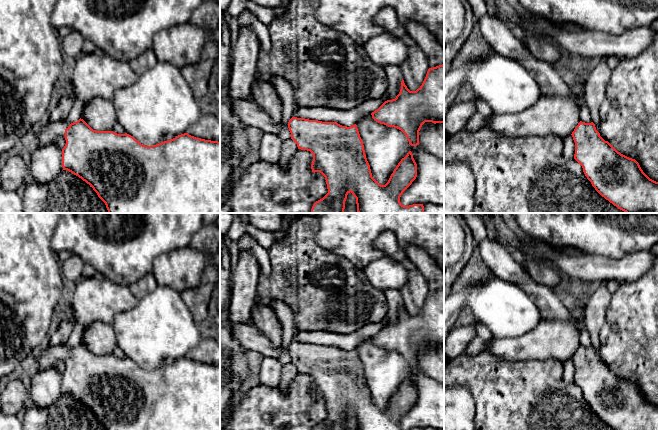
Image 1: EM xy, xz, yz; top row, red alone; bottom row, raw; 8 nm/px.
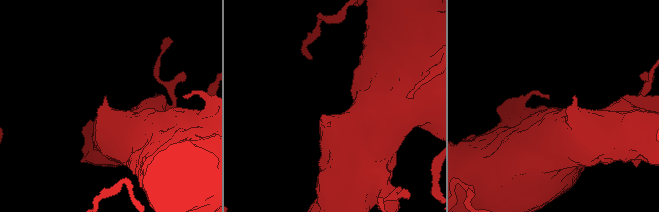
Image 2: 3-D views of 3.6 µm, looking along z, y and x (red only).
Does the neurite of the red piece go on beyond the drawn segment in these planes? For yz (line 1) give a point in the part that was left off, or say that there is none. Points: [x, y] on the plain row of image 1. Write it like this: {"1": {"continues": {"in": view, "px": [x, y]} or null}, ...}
{"1": {"continues": null}}

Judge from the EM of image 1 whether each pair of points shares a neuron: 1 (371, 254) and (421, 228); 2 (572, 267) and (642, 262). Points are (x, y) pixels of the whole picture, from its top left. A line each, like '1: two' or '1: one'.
1: one
2: one

